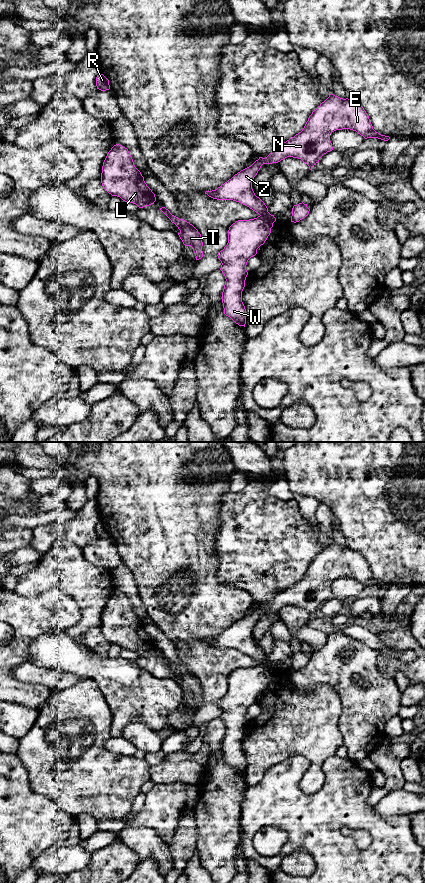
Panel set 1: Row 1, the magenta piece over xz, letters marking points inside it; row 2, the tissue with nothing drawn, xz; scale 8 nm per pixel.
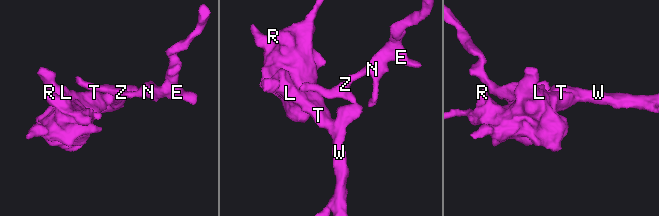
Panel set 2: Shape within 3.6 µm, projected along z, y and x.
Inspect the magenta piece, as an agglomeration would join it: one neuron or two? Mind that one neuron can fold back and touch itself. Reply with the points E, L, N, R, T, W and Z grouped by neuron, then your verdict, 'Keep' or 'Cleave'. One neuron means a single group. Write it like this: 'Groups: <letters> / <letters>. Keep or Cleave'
Groups: E N Z / L R T W. Cleave

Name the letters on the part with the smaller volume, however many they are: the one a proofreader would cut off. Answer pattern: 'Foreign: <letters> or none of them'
Foreign: E, N, Z

